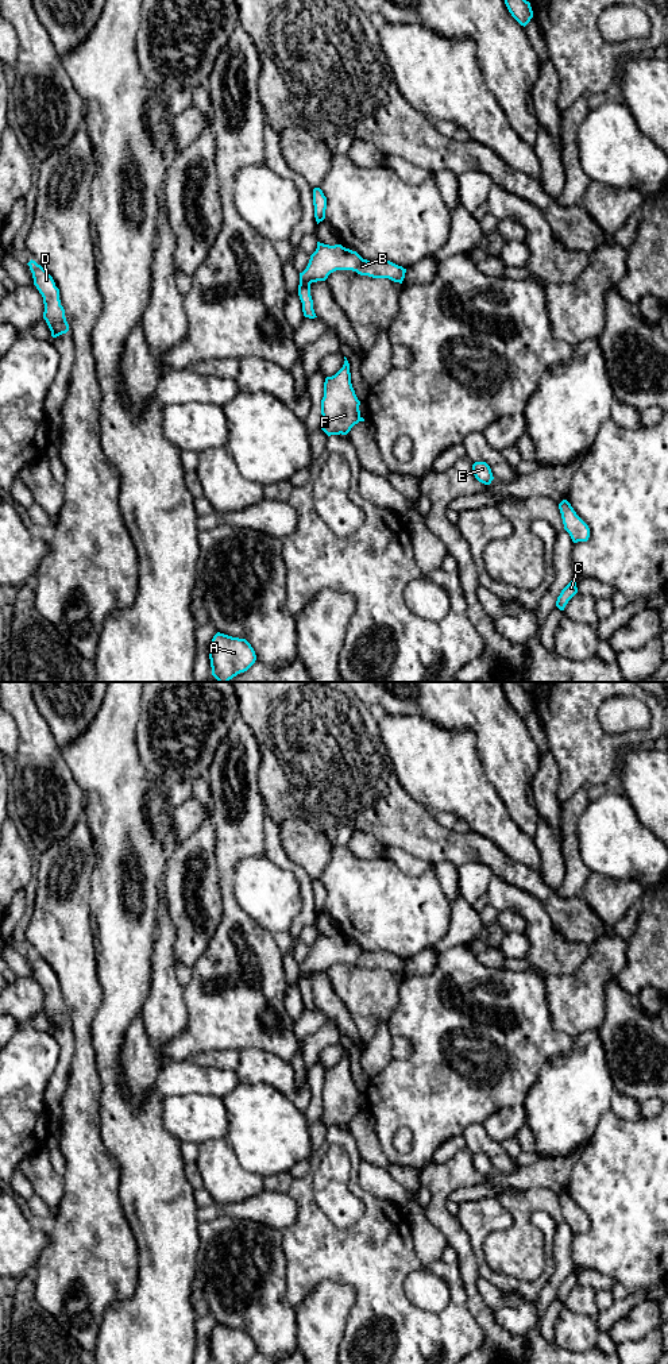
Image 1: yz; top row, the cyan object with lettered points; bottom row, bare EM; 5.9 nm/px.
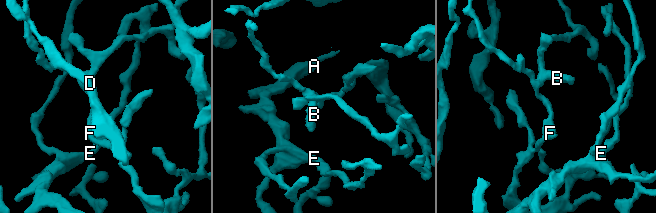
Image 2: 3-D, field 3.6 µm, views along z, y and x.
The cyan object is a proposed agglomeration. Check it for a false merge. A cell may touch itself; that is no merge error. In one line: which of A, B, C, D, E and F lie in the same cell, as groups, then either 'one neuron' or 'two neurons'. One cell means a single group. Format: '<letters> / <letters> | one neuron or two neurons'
A B C D E F | one neuron

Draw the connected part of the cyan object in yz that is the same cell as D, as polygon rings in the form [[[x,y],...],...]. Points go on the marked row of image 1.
[[[32,259],[27,265],[32,273],[34,285],[43,297],[43,319],[51,331],[51,336],[57,338],[66,334],[69,324],[65,317],[65,309],[61,305],[59,289],[55,286],[53,277]]]

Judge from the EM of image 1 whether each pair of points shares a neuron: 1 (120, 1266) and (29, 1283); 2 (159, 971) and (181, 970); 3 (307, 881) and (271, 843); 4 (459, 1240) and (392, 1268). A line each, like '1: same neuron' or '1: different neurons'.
1: different neurons
2: different neurons
3: same neuron
4: different neurons

